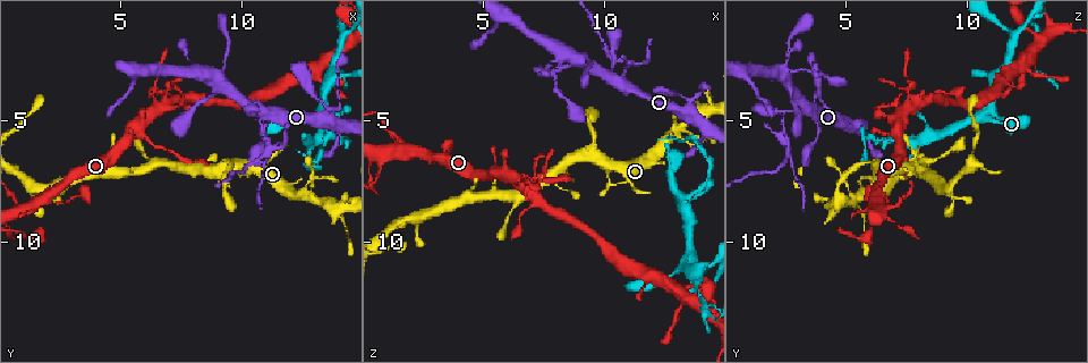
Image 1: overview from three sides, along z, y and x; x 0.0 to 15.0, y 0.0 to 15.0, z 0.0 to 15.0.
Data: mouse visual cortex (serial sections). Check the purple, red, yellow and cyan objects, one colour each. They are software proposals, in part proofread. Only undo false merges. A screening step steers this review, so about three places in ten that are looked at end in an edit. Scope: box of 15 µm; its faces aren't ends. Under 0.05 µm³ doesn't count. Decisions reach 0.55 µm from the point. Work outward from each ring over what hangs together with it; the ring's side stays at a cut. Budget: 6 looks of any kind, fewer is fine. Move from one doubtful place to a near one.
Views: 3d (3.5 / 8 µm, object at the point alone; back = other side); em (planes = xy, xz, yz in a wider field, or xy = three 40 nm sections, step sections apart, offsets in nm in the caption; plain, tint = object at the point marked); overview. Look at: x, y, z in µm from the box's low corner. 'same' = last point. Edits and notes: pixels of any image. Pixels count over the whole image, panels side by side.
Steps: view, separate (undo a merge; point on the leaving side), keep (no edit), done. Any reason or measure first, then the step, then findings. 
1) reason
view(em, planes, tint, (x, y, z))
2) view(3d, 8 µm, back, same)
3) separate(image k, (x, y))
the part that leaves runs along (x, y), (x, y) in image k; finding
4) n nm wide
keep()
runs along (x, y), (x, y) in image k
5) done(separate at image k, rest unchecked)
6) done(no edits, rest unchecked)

calibre changes
view(3d, 3.5 µm, back, (13.2, 2.7, 12.1))

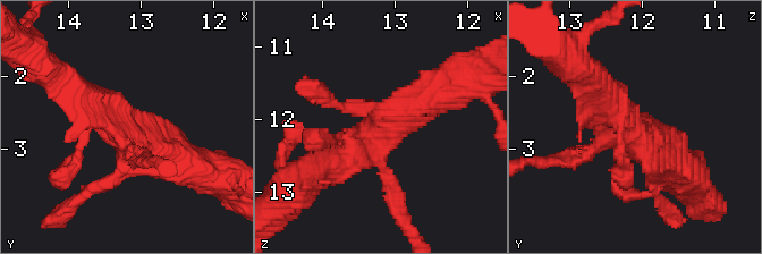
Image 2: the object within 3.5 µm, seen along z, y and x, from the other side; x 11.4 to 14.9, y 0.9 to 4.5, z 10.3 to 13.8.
shape alone is not enough
view(em, xy, step 5, tint, (13.25, 2.70, 12.15))

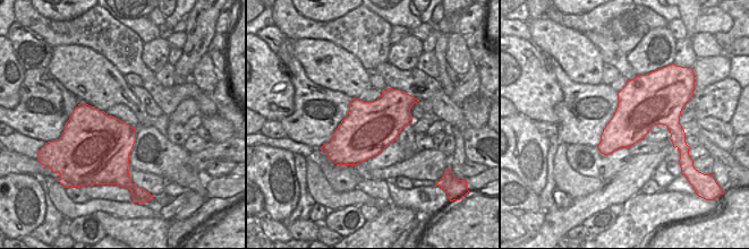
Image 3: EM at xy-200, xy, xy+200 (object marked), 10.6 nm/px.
keep()
runs along (177, 162), (135, 142), (66, 85) in image 2; one cell here

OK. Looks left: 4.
three-way junction
view(3d, 3.5 µm, (13.7, 4.6, 4.1))

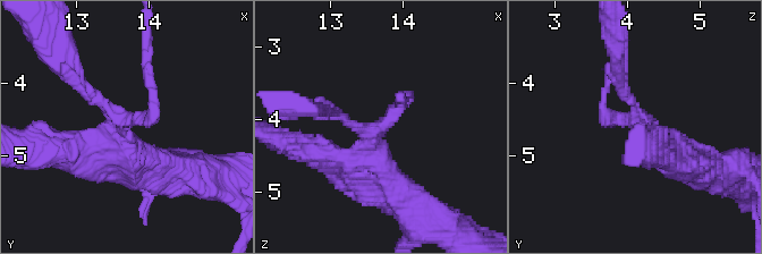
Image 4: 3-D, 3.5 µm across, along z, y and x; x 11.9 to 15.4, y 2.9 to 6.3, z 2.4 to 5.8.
3 arms; arms of 150, 200, 300 nm
view(em, xy, step 2, tint, (13.60, 4.55, 4.20))

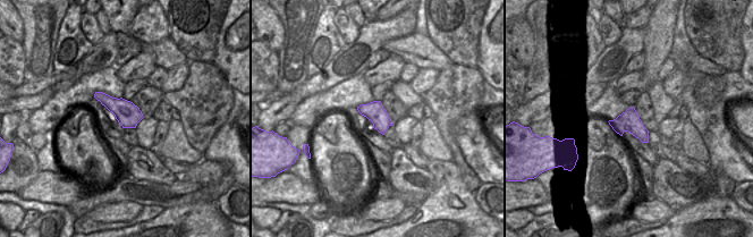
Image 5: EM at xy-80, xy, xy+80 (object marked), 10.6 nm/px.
keep()
runs along (661, 146), (617, 73) in image 4; all the same cell

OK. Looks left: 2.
abrupt turn
view(3d, 3.5 µm, (1.4, 7.9, 9.1))

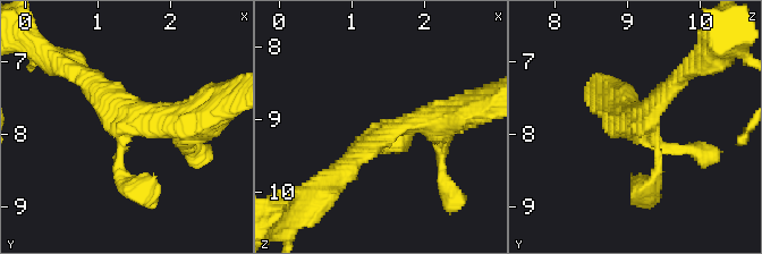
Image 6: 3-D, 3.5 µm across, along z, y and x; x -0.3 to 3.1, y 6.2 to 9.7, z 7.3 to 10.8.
3 arms; arms of 150, 250, 350 nm
view(em, planes, tint, (1.45, 7.80, 9.20))

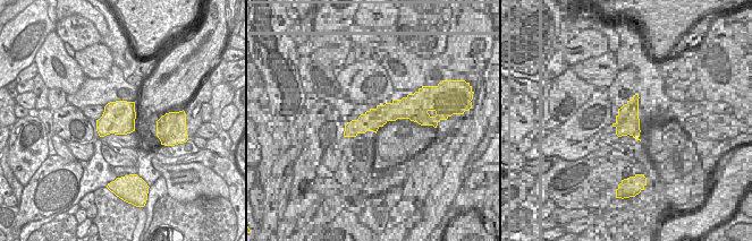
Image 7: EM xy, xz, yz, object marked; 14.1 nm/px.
keep()
runs along (458, 112), (399, 124), (333, 176) in image 6; all the same cell

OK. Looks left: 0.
done(no edits, rest unchecked)

